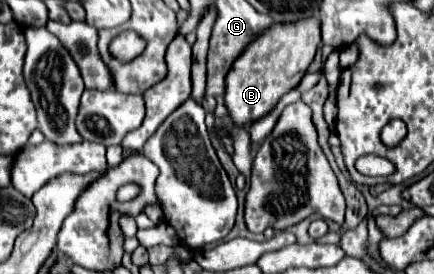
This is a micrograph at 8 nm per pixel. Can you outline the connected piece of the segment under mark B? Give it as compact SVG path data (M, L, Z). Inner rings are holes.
M314 17L302 19L300 23L276 23L268 31L262 31L226 73L224 103L232 121L240 127L248 127L250 123L266 117L282 95L300 85L318 51L318 45L320 21Z

